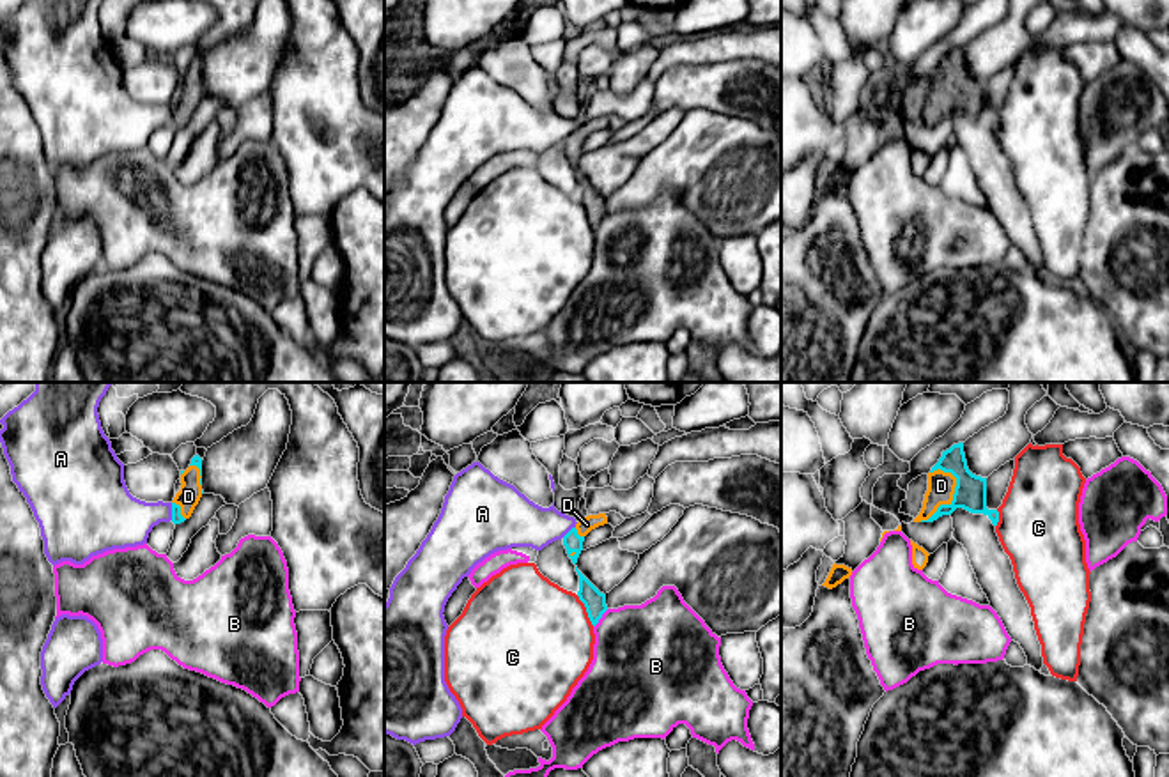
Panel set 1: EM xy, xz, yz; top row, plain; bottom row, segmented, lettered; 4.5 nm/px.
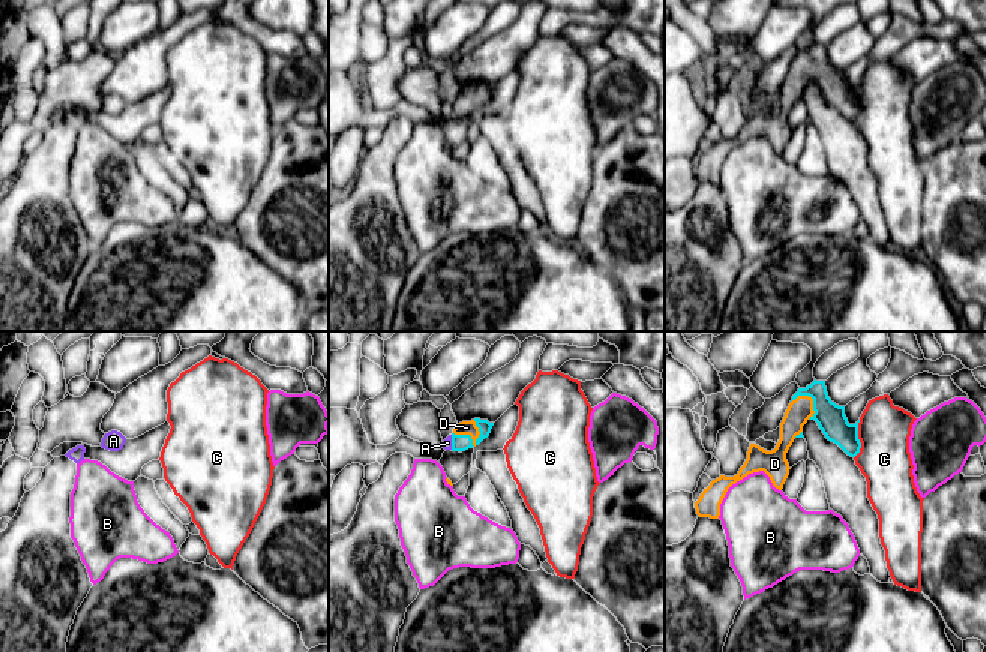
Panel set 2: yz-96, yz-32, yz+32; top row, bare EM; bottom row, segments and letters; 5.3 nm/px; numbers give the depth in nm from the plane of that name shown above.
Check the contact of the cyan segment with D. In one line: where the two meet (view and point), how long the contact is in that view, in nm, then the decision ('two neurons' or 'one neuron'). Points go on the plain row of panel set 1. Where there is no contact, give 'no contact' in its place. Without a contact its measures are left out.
contact yz (952, 105); length 280 nm; one neuron

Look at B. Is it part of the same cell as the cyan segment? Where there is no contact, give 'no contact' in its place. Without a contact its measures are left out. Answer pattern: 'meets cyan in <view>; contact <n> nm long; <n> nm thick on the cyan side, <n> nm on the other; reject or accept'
meets cyan in xz; contact 110 nm long; 100 nm thick on the cyan side, 440 nm on the other; reject

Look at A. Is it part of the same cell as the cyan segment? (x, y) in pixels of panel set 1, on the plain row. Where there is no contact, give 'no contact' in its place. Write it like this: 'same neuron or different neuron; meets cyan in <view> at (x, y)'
different neuron; meets cyan in xy at (172, 115)

